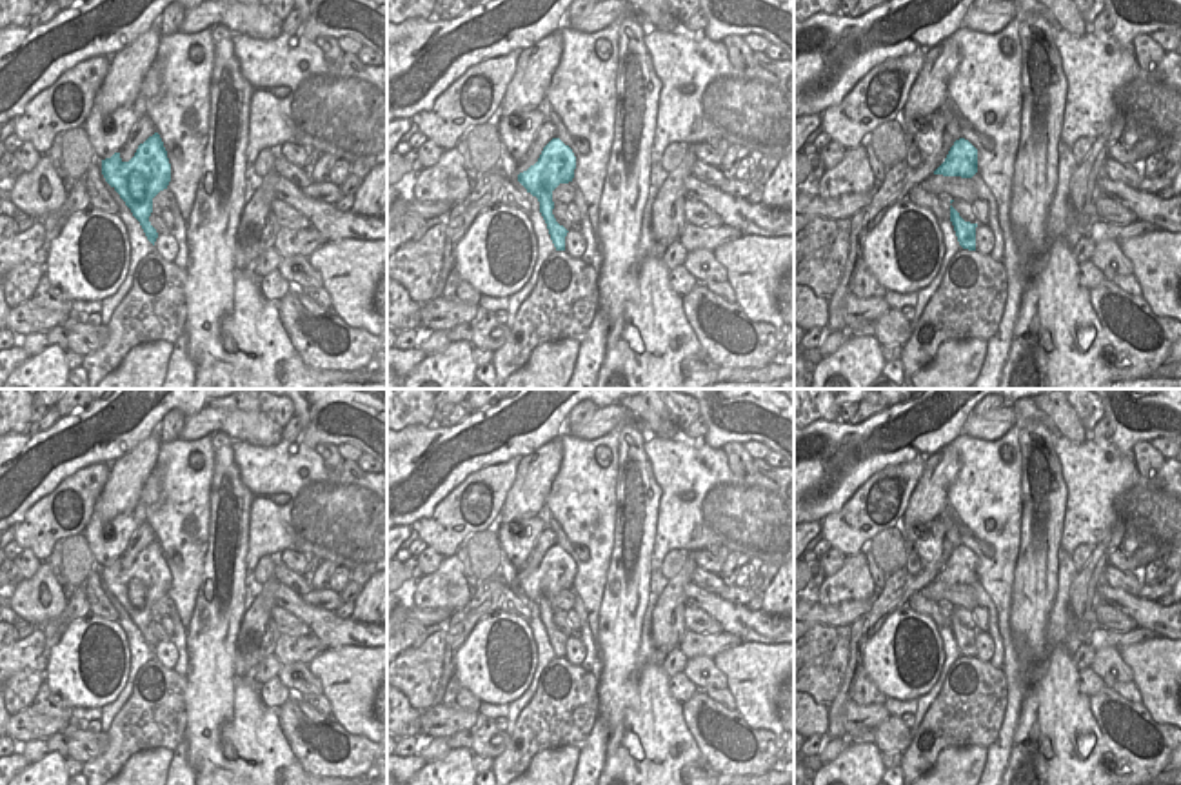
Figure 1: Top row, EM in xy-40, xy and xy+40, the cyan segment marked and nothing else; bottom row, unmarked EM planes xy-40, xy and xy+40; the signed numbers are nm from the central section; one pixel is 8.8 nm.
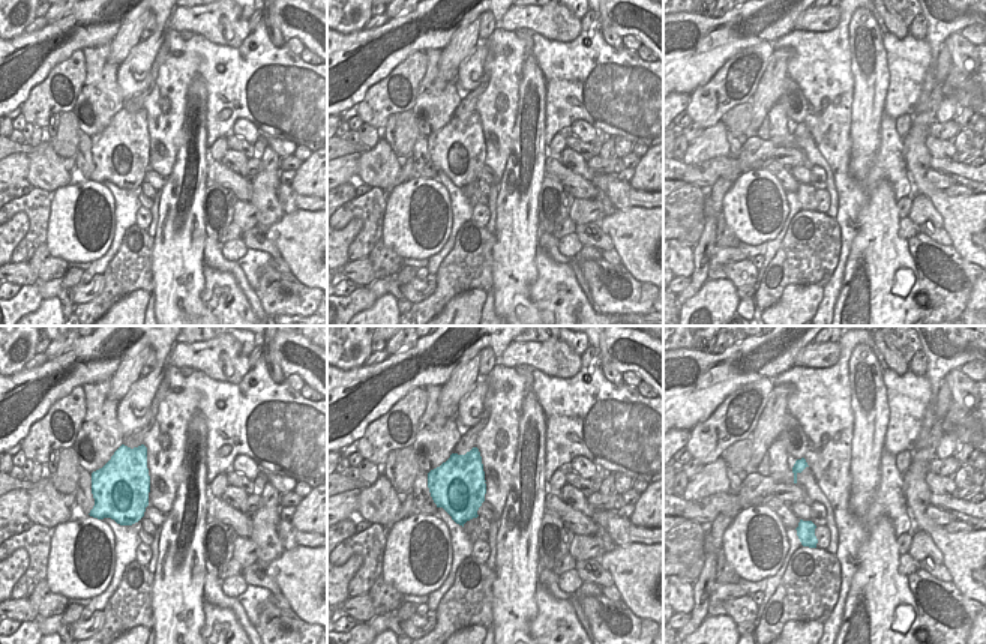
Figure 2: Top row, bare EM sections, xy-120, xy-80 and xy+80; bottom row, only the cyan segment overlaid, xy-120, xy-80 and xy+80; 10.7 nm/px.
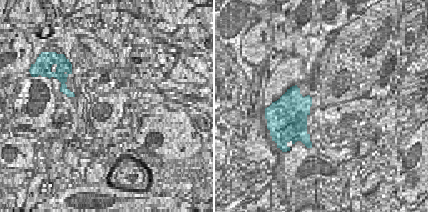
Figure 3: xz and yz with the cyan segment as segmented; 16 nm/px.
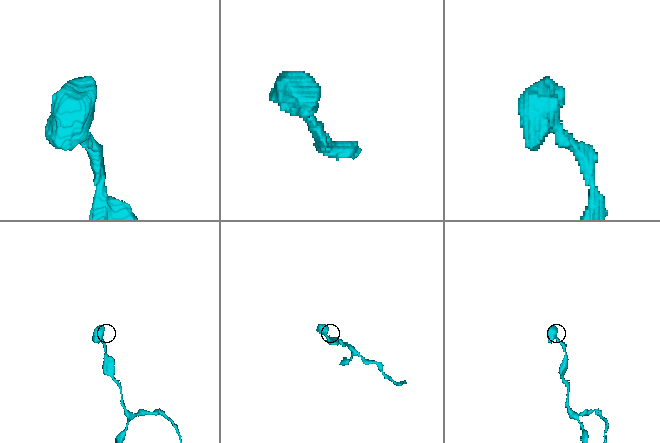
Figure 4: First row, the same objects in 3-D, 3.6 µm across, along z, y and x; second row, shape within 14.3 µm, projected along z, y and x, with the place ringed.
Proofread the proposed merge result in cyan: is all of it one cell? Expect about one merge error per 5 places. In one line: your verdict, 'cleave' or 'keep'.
keep

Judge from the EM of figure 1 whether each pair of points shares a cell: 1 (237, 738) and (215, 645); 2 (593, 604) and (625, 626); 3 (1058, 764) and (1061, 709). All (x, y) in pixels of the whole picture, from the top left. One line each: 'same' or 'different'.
1: different
2: different
3: same

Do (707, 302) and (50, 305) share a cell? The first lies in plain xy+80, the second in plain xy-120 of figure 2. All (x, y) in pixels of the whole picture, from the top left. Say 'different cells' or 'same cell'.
same cell

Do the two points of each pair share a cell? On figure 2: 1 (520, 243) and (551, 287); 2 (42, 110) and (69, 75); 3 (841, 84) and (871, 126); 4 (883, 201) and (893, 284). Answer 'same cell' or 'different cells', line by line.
1: different cells
2: same cell
3: different cells
4: same cell

